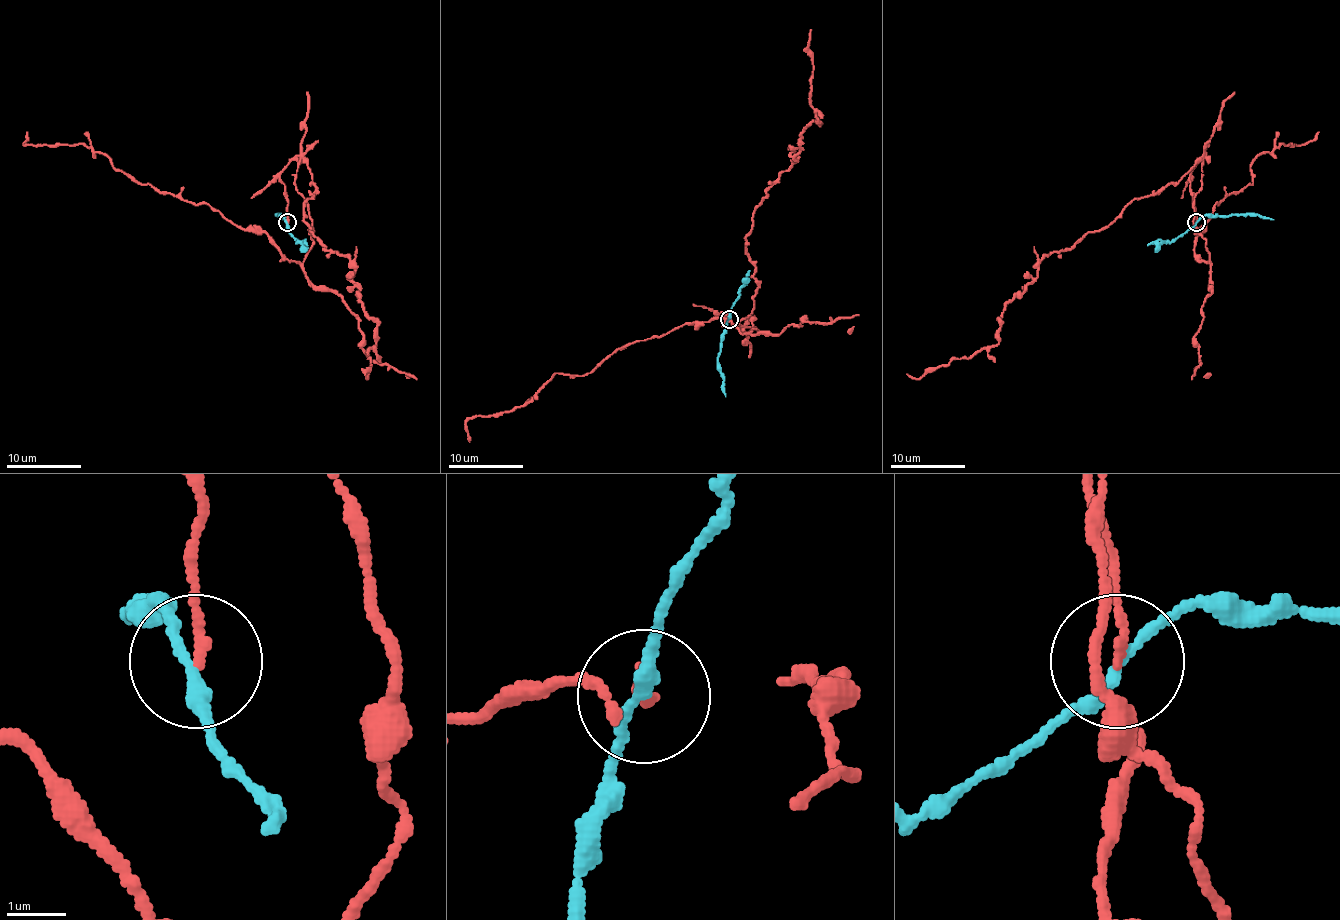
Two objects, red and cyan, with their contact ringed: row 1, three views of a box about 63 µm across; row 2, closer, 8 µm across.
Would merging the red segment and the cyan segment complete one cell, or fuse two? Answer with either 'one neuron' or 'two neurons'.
two neurons

